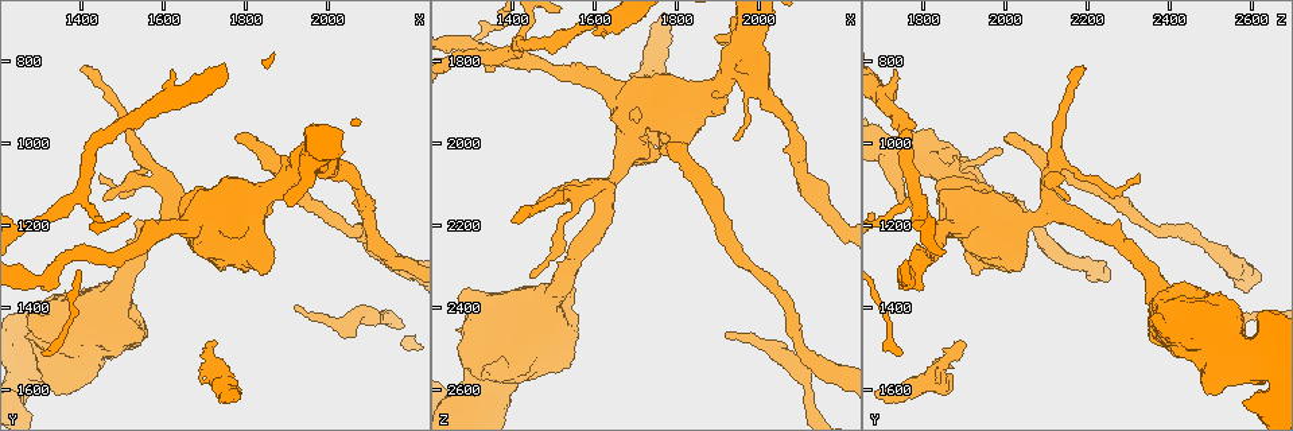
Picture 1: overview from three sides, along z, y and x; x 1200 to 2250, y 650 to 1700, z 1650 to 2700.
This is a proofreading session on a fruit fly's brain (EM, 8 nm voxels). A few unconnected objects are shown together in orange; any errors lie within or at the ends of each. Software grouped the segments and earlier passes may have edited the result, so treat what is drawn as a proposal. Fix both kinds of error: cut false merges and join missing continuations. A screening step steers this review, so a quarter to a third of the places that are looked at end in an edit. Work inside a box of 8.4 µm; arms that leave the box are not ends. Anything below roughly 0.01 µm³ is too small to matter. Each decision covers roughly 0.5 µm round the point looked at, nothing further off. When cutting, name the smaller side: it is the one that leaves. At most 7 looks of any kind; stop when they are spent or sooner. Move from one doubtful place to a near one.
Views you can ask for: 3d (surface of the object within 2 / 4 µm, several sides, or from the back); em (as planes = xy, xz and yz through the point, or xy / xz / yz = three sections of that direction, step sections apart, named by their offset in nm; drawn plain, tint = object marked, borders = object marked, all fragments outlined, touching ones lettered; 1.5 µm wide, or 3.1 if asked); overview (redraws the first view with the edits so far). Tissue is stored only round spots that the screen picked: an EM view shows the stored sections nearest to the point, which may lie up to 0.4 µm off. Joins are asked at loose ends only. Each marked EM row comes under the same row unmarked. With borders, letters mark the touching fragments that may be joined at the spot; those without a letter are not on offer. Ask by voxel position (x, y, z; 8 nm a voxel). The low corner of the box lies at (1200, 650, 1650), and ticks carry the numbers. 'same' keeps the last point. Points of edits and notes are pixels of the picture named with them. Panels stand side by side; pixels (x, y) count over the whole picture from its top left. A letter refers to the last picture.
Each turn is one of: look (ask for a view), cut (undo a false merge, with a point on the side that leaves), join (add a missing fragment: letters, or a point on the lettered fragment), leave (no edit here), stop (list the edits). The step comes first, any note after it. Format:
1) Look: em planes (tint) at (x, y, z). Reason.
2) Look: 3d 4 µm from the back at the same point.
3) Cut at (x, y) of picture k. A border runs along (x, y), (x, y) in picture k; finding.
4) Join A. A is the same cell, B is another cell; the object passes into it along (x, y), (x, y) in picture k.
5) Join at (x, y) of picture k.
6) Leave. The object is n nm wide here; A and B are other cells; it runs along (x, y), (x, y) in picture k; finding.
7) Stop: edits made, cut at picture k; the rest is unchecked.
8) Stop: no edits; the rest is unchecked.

Look: em planes (tint) at (1940, 1105, 1735). Sudden change in width.

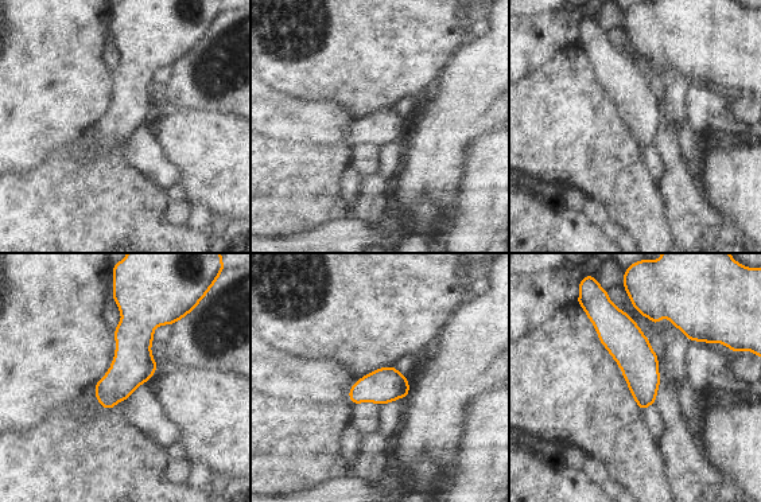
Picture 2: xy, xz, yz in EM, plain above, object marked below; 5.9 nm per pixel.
Look: em planes (borders) at the same point.

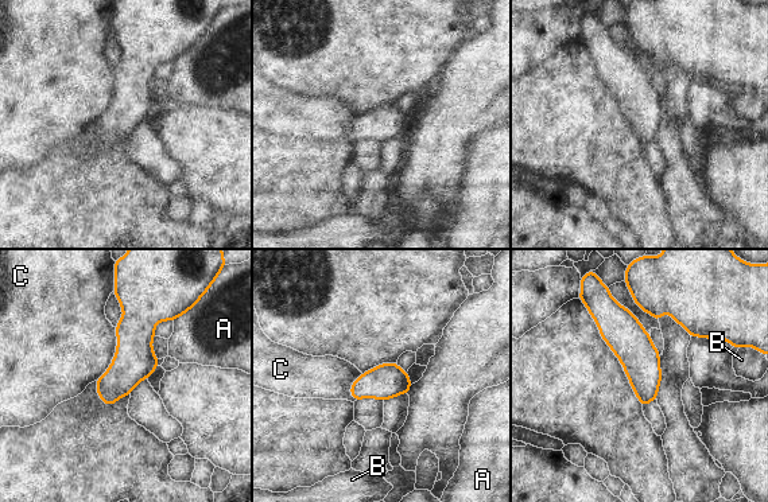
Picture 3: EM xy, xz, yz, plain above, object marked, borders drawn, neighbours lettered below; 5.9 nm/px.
Leave. The object is 200 nm wide here; A, B and C are other cells; a border runs along (115, 327), (115, 357), (96, 381) in picture 3; one cell here.

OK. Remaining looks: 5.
Look: em planes (borders) at (1785, 985, 2010). Branch stops here.

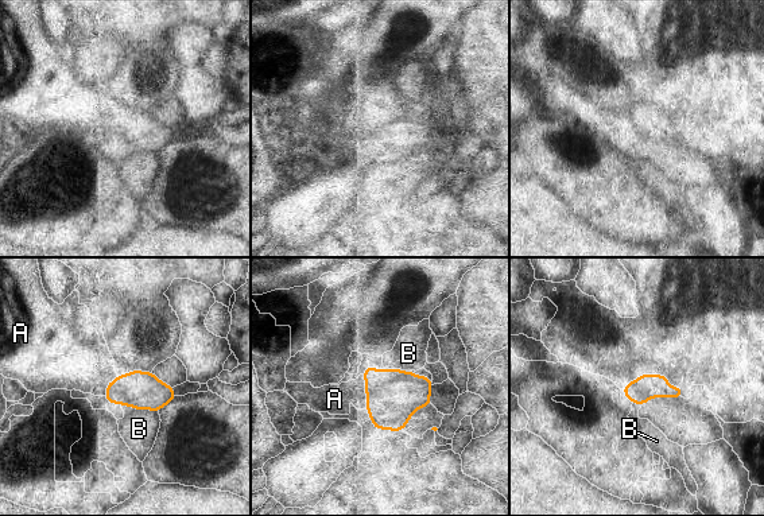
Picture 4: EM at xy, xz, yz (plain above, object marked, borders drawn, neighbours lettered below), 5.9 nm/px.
Join A. The object is 150 nm wide here; A is the same cell, B is another cell; the object passes into it along (392, 395), (365, 391), (334, 399) in picture 4; it goes on there.

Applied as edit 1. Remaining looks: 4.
Look: overview.

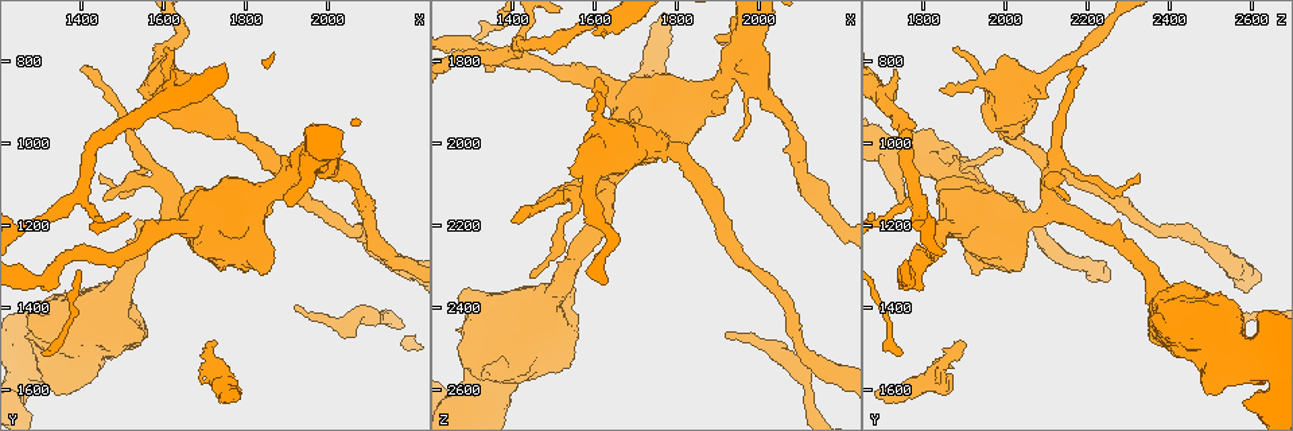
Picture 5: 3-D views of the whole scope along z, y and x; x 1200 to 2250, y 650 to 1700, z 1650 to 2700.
Look: em yz step 8 (borders) at (1910, 1410, 2465). Thin end.

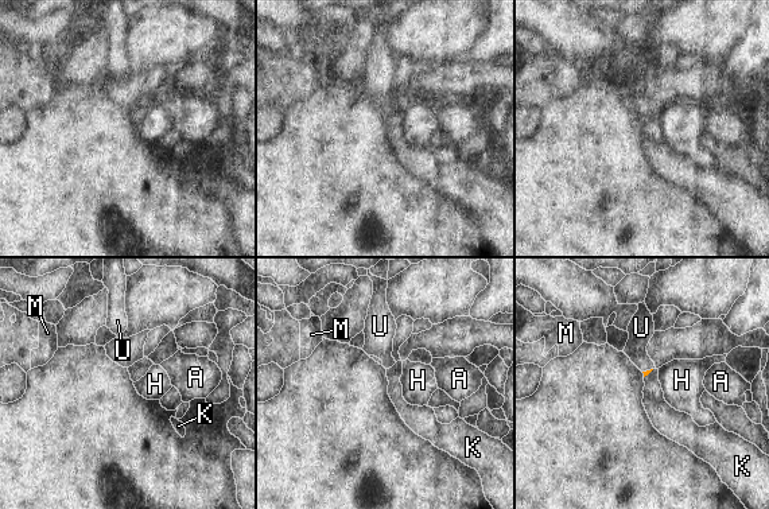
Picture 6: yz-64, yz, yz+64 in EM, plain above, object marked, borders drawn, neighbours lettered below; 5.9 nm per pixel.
Look: em planes (borders) at the same point.

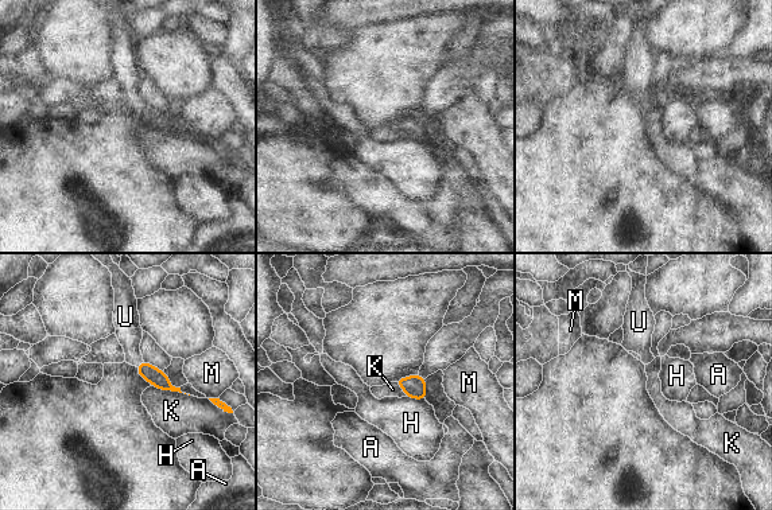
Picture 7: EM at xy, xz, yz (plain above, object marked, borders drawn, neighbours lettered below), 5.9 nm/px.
Join U. The object is 100 nm wide here; the longest contact is with K, 190 nm; U is the same cell, A, H, K and M are other cells; the cell continues.

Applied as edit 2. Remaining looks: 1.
Stop: edits made, join at picture 4, join at picture 7; the rest is unchecked.

